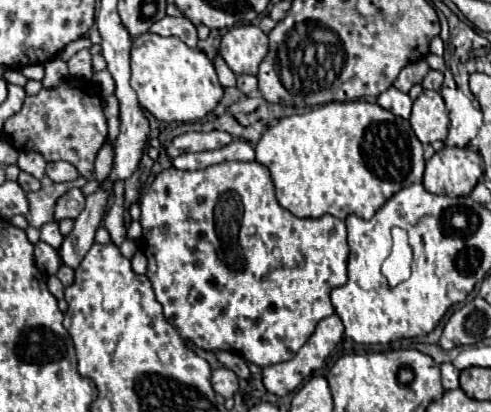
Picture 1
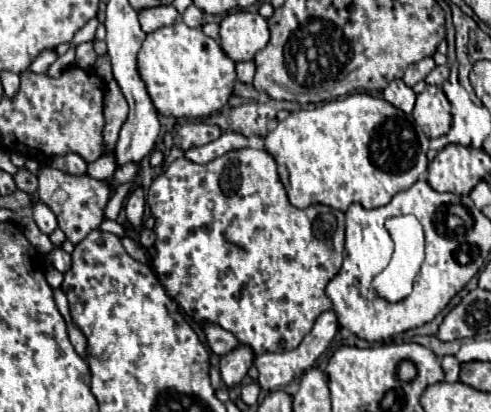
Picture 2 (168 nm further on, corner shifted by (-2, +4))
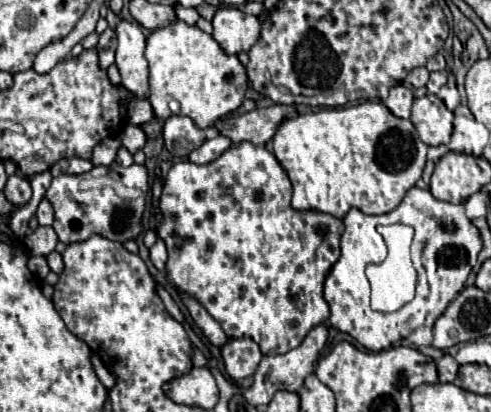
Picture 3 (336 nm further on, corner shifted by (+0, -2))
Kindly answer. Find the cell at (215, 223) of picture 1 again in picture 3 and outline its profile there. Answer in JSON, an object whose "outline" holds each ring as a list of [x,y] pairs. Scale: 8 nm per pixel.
{"outline":[[[241,143],[241,145],[233,145],[219,159],[215,159],[207,165],[195,165],[195,163],[189,163],[189,161],[175,163],[171,167],[171,171],[167,173],[159,207],[161,207],[163,221],[157,225],[157,235],[165,241],[167,253],[169,253],[169,259],[167,259],[165,271],[163,271],[167,281],[173,287],[177,287],[181,293],[197,299],[207,309],[207,313],[223,327],[223,331],[229,339],[249,337],[261,347],[263,355],[283,355],[283,353],[299,347],[301,341],[305,339],[305,335],[315,325],[325,323],[329,319],[329,305],[323,299],[323,281],[325,281],[327,273],[331,271],[331,267],[337,263],[337,259],[341,255],[339,239],[341,239],[341,233],[343,233],[343,221],[333,217],[333,215],[319,213],[319,211],[295,211],[291,207],[289,177],[283,171],[283,167],[279,165],[279,161],[275,159],[275,155],[271,151],[267,151],[265,147],[253,145],[253,143]]]}

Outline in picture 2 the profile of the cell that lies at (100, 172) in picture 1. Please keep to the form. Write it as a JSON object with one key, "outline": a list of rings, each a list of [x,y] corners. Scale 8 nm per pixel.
{"outline":[[[111,79],[107,83],[107,93],[105,93],[105,129],[103,129],[105,153],[111,153],[115,149],[115,141],[119,137],[123,121],[127,119],[127,113],[129,113],[127,99],[123,97],[117,81]]]}

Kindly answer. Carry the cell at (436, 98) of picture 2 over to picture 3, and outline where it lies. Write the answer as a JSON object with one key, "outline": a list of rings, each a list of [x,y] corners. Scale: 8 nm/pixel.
{"outline":[[[427,93],[425,97],[413,101],[411,123],[425,145],[441,145],[449,143],[453,131],[453,113],[437,95]]]}

